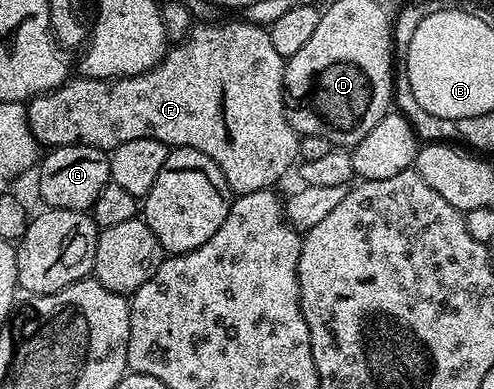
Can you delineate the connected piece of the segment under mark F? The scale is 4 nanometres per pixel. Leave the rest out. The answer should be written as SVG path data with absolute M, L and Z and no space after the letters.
M239 19L239 21L222 21L219 25L202 24L206 23L195 24L186 38L171 44L167 48L166 54L162 56L162 61L156 63L156 67L152 67L140 75L116 77L113 79L96 79L95 77L78 75L75 76L75 81L74 78L68 79L59 89L53 89L51 93L42 93L39 97L30 98L26 105L26 118L39 146L87 145L88 147L113 151L116 147L120 147L120 143L128 143L128 139L151 137L157 141L163 141L168 147L204 151L204 155L208 155L212 159L212 163L216 163L216 167L220 167L220 171L228 183L231 194L241 195L277 186L277 181L293 167L294 161L296 165L296 162L299 160L298 142L300 140L300 134L291 127L290 121L286 118L286 94L284 92L286 61L280 55L280 51L276 51L276 47L272 47L269 28L254 25L245 19Z

